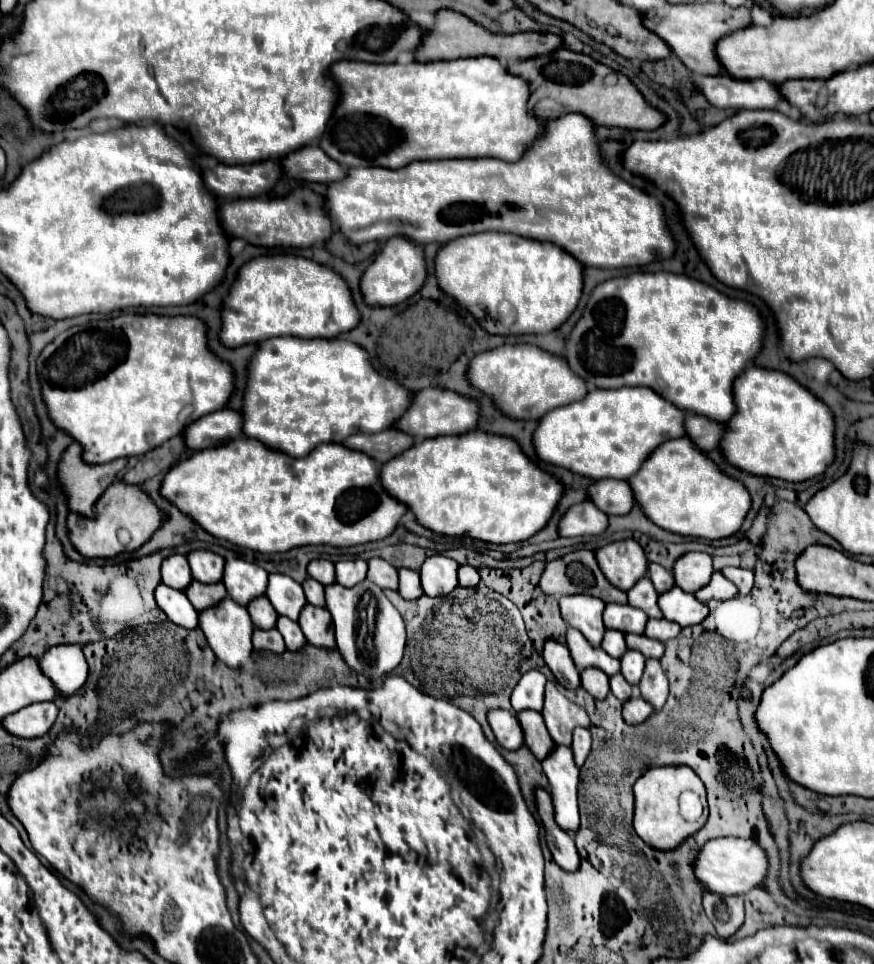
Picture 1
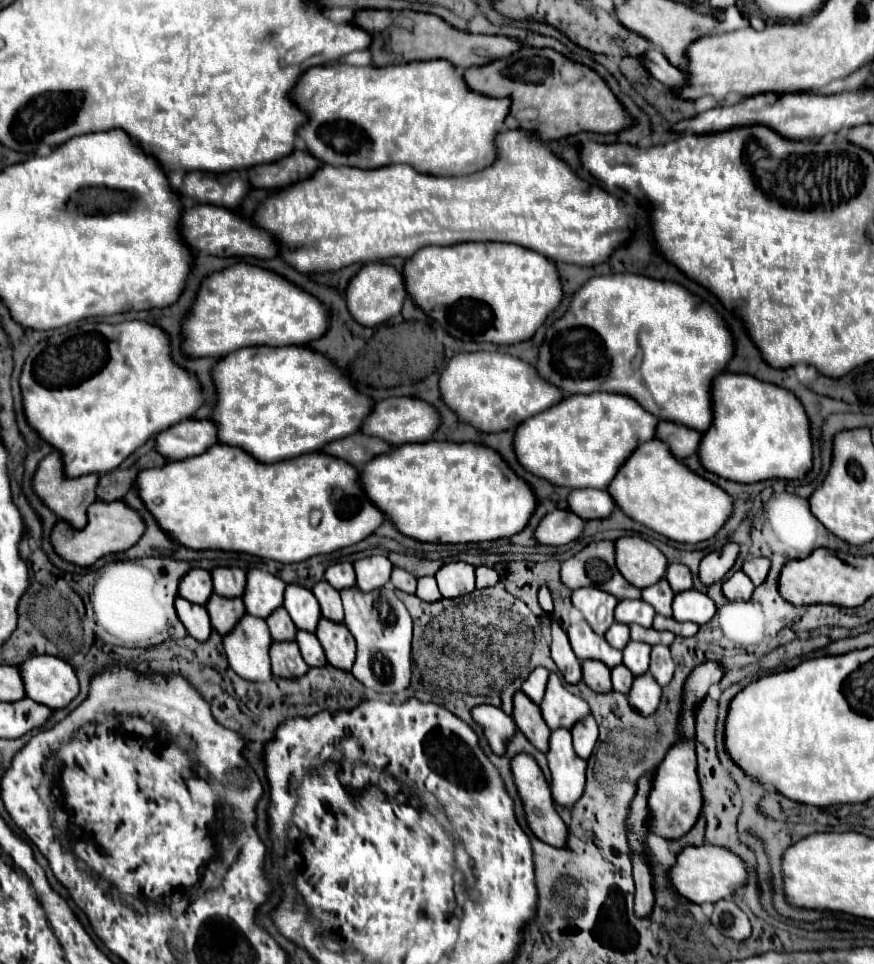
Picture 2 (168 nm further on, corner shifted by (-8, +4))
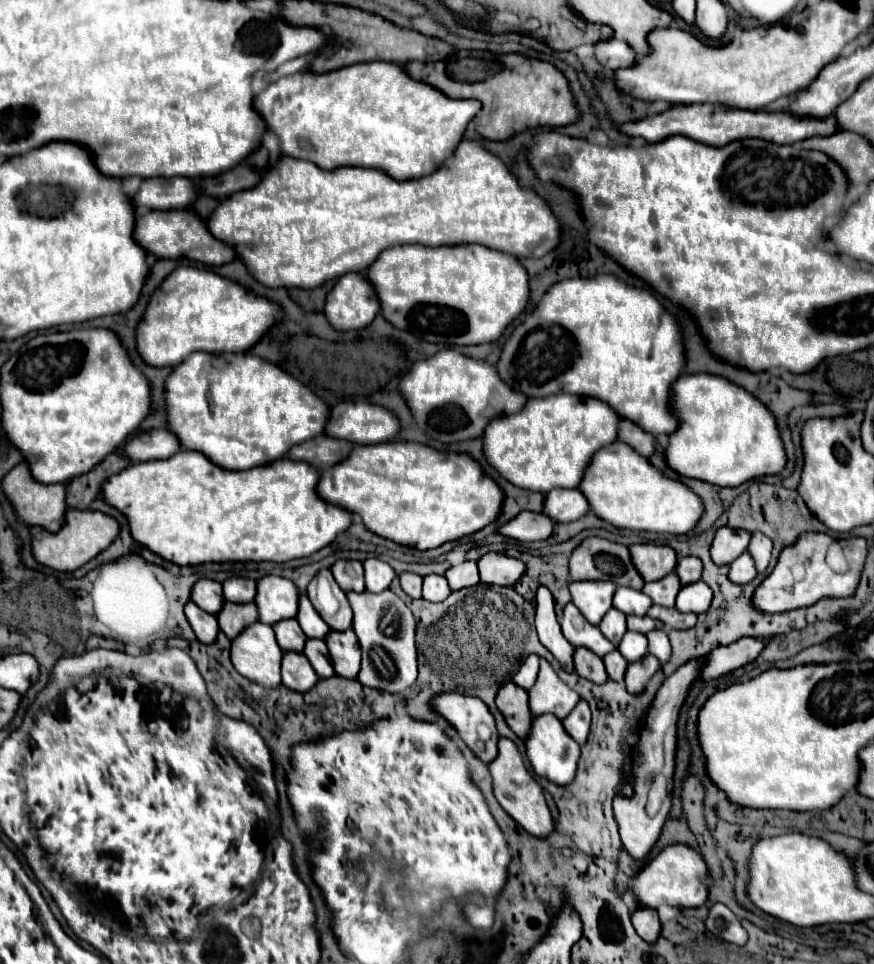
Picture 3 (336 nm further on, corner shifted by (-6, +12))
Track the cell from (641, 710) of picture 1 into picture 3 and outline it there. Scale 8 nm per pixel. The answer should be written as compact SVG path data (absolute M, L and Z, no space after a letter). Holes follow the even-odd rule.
M651 654L643 656L639 662L631 662L627 666L627 674L625 674L625 684L627 684L627 692L631 694L641 694L645 684L649 682L649 678L659 670L659 660Z

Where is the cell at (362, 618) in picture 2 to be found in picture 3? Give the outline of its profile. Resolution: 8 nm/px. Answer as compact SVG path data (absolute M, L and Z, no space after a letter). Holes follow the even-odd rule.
M391 590L371 594L371 592L349 592L347 594L353 608L353 630L359 638L363 664L359 672L359 682L367 688L383 692L403 692L417 680L417 646L415 646L415 618L411 610L399 600Z

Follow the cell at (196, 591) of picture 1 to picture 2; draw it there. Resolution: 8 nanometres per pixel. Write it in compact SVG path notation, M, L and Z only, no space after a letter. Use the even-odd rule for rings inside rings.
M213 594L213 598L209 598L209 604L205 604L205 608L209 612L211 626L219 634L227 634L245 614L245 606L241 598L221 598L219 594Z

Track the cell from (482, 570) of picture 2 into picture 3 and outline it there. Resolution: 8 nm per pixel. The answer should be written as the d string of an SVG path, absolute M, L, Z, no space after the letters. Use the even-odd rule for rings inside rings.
M497 552L485 554L477 564L479 564L481 582L497 586L515 586L515 582L523 576L525 570L521 560Z

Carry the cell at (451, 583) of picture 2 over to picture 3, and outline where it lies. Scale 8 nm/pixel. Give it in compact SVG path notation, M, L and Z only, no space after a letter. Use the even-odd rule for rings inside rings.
M463 562L459 566L453 566L445 574L449 588L451 590L461 590L467 586L475 586L479 582L479 572L477 572L477 562Z

